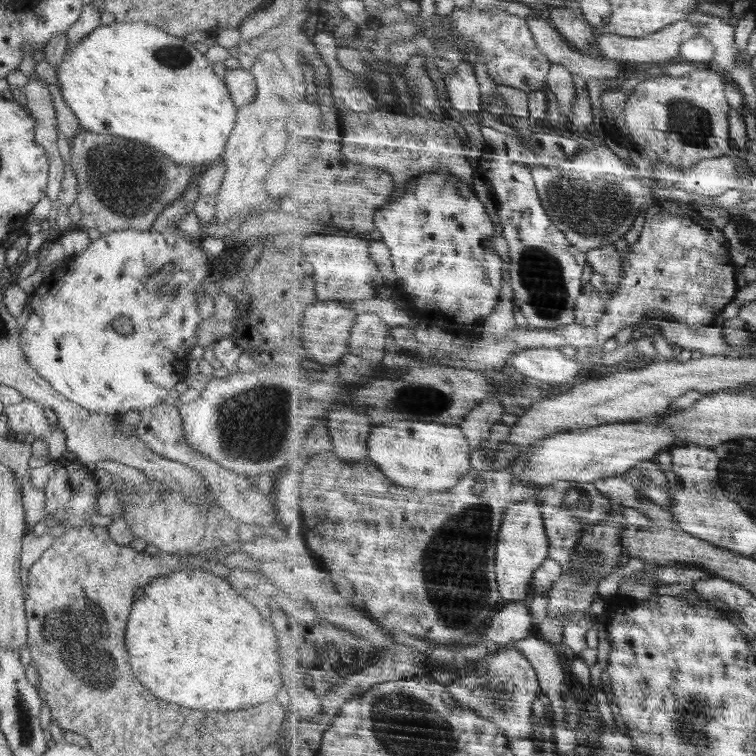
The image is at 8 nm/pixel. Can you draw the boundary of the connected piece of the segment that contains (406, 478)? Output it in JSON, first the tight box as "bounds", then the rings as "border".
{"bounds":[369,420,472,493],"border":[[[422,420],[376,425],[369,447],[369,458],[379,464],[384,474],[414,491],[436,493],[452,490],[472,468],[472,443],[460,425]]]}

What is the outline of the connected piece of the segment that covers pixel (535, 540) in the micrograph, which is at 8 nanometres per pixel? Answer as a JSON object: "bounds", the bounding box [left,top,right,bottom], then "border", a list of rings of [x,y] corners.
{"bounds":[497,496,551,602],"border":[[[534,496],[532,500],[524,500],[508,508],[497,542],[497,576],[503,599],[529,602],[534,595],[536,572],[551,558],[551,540],[538,497]]]}

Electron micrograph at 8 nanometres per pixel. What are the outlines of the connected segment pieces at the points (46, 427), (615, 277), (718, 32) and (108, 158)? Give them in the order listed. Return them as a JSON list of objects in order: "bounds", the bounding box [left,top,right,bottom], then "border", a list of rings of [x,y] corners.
[{"bounds":[4,398,66,459],"border":[[[24,398],[18,404],[4,406],[4,413],[7,416],[7,424],[10,431],[24,432],[32,439],[44,439],[48,443],[50,457],[60,459],[66,448],[65,435],[54,432],[52,426],[44,417],[45,407],[35,400]]]},{"bounds":[587,245,624,297],"border":[[[616,245],[591,250],[587,257],[593,270],[604,276],[608,294],[614,297],[618,285],[624,279],[624,264]]]},{"bounds":[688,9,740,74],"border":[[[696,9],[688,17],[702,28],[700,37],[707,38],[716,46],[716,60],[713,66],[724,74],[731,74],[739,61],[740,51],[736,45],[736,27],[726,20]]]},{"bounds":[69,130,195,235],"border":[[[80,130],[69,142],[72,148],[72,171],[78,183],[75,202],[82,213],[80,228],[96,229],[103,235],[120,230],[151,231],[158,215],[167,208],[166,205],[184,194],[195,170],[192,164],[172,163],[157,149],[150,146],[138,148],[138,142],[123,137]]]}]

